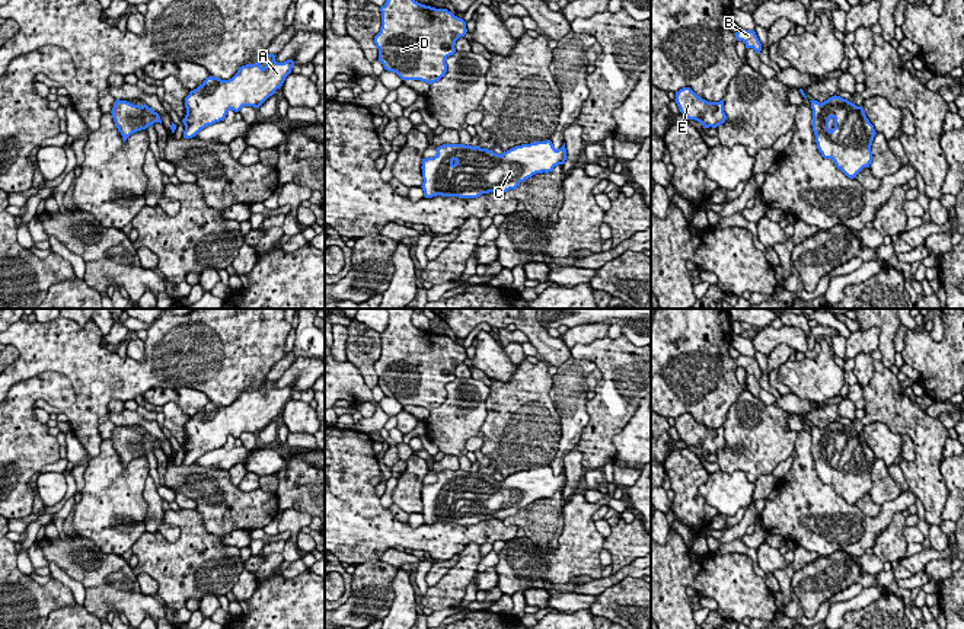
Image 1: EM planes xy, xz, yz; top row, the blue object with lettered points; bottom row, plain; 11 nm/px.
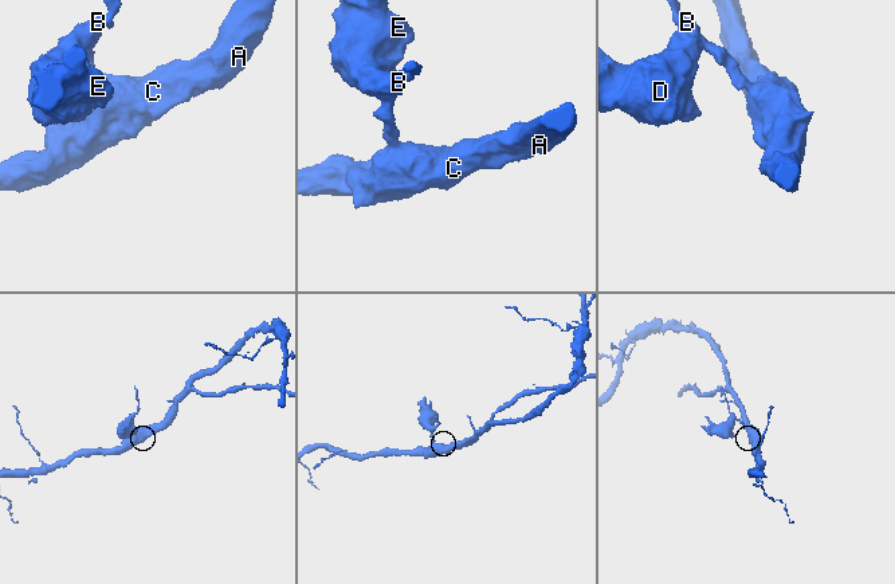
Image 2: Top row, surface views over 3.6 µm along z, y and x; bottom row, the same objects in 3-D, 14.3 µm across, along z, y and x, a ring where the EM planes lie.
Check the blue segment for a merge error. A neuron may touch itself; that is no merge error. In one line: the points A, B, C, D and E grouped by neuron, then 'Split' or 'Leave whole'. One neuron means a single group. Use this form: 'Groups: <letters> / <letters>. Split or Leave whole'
Groups: A B C D E. Leave whole

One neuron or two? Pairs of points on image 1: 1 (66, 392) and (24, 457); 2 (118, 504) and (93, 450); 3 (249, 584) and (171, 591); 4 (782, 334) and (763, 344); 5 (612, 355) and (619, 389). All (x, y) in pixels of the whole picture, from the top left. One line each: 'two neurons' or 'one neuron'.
1: one neuron
2: two neurons
3: two neurons
4: one neuron
5: one neuron

